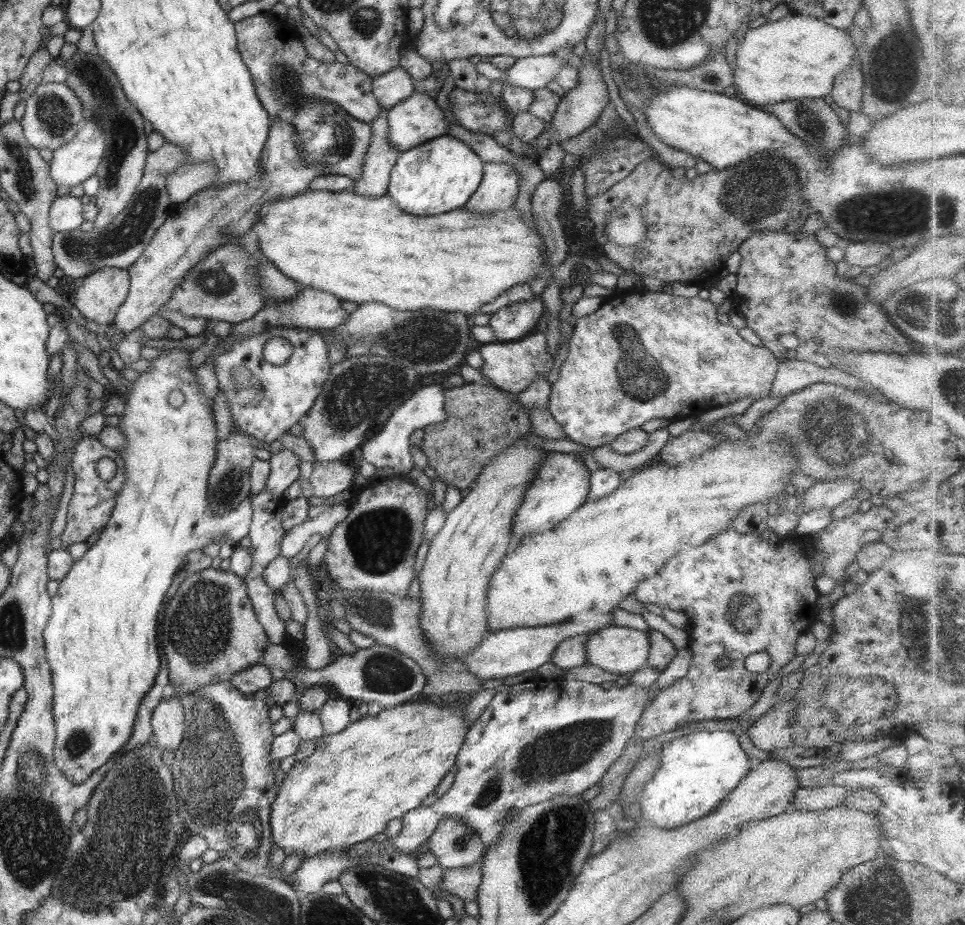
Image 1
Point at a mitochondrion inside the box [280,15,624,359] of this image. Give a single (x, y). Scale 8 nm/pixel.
(325, 138)

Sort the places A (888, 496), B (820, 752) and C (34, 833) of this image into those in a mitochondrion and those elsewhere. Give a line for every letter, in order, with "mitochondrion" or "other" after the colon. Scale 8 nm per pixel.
A: other
B: other
C: mitochondrion

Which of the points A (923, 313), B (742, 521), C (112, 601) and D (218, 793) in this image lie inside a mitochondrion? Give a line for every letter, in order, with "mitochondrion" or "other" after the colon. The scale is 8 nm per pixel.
A: mitochondrion
B: other
C: other
D: mitochondrion

